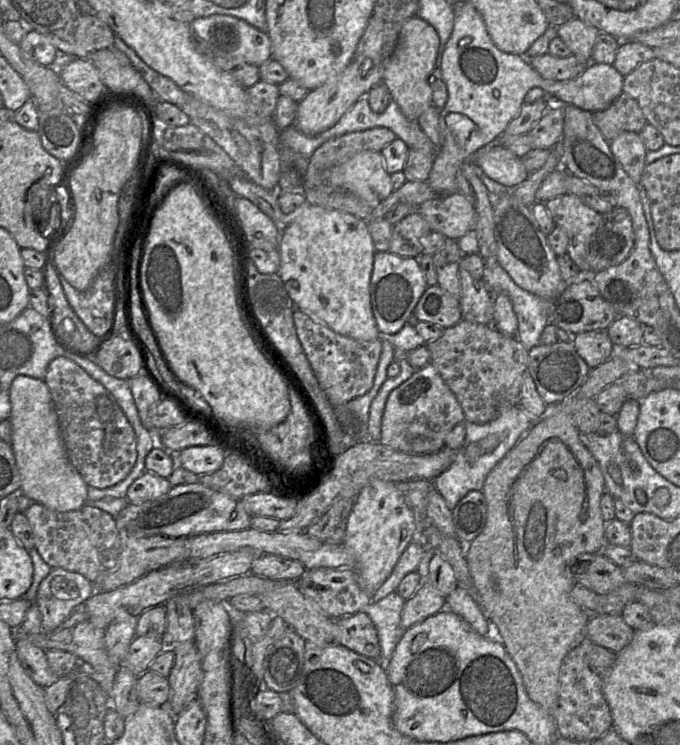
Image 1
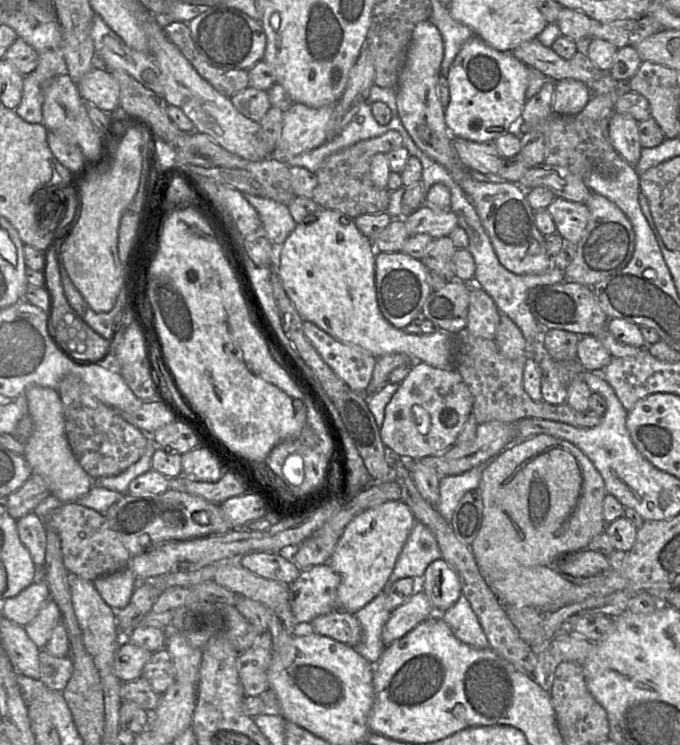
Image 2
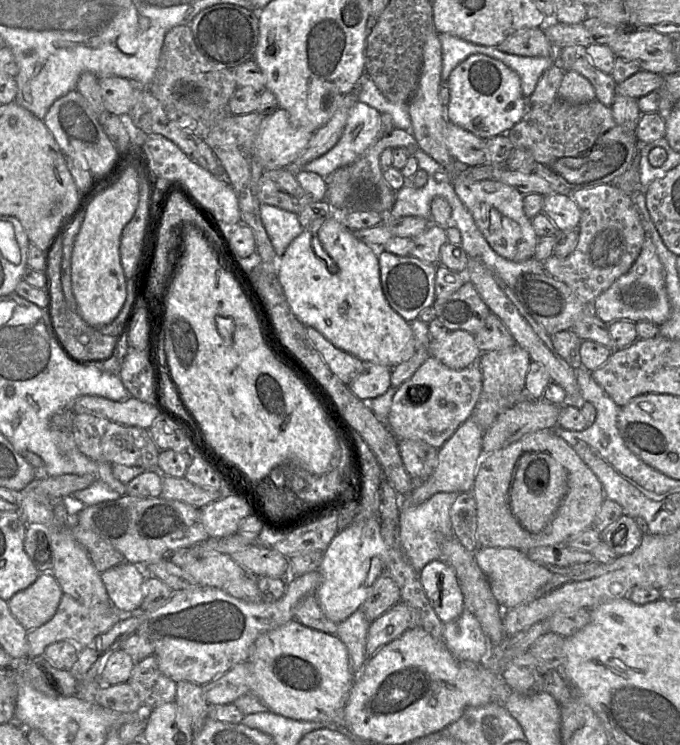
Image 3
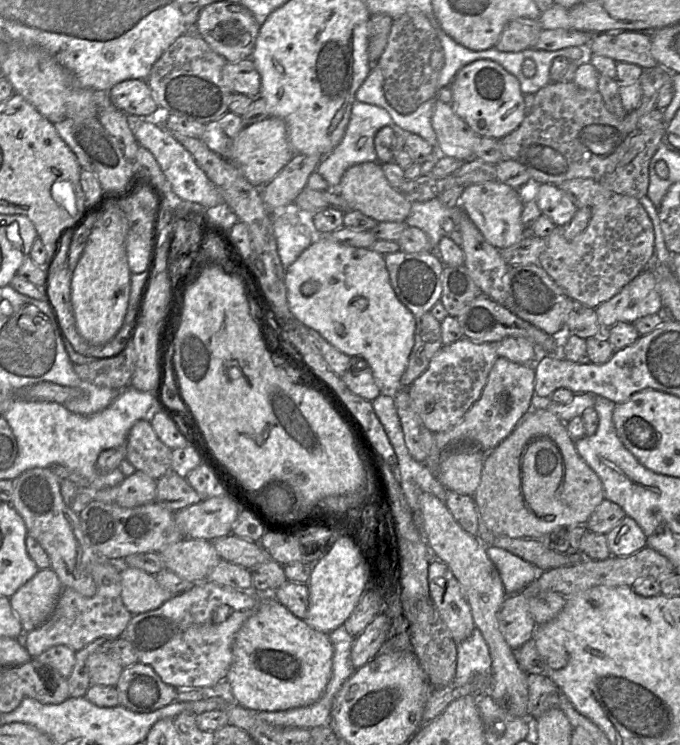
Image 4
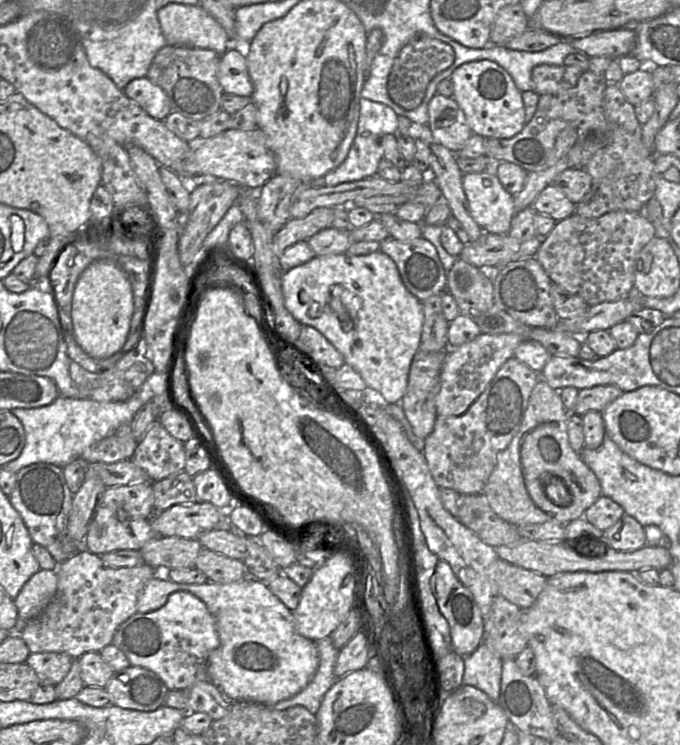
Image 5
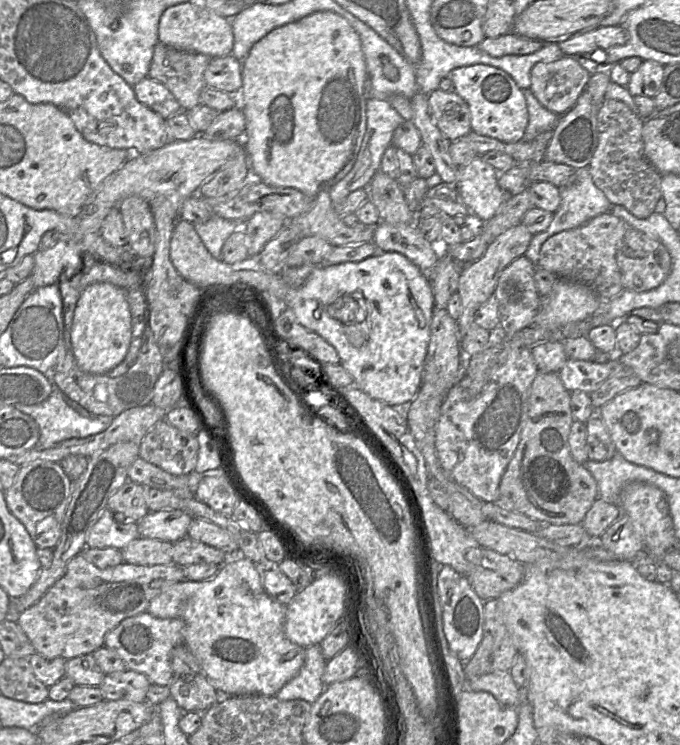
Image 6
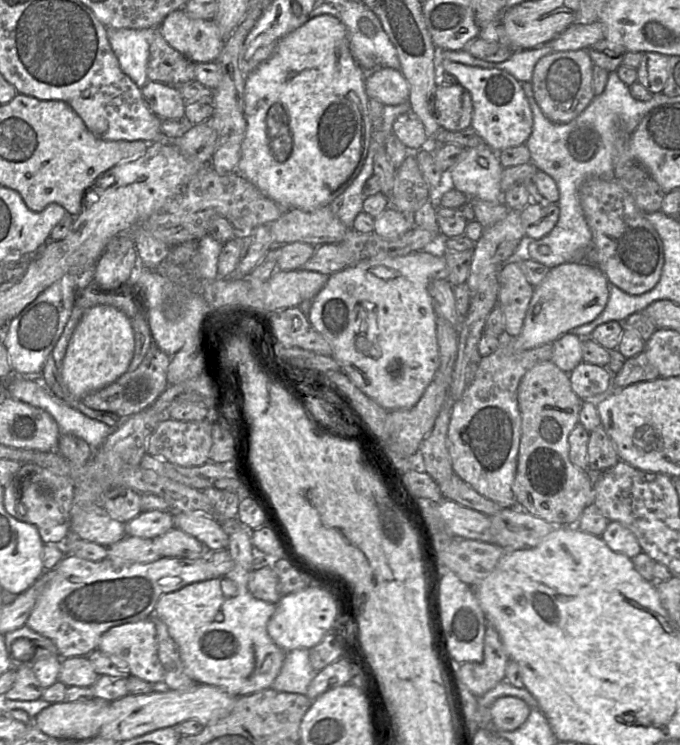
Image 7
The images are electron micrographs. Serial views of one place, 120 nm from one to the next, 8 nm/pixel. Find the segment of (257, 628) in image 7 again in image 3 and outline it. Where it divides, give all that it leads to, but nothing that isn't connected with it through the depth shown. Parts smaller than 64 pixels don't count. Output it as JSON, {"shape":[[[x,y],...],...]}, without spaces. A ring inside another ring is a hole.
{"shape":[[[123,562],[100,574],[111,604],[119,612],[137,612],[143,600],[146,572],[140,566]],[[293,619],[260,635],[247,660],[250,664],[249,688],[269,711],[299,721],[323,723],[325,728],[344,725],[344,710],[355,682],[350,666],[348,650],[336,636],[311,629]]]}

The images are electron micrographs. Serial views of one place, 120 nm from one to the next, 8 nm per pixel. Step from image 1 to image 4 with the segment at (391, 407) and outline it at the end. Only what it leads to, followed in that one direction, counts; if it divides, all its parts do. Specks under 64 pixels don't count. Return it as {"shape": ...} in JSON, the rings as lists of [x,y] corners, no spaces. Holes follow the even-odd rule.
{"shape":[[[462,338],[449,345],[443,345],[425,372],[408,387],[414,411],[425,427],[433,433],[438,433],[458,424],[481,396],[497,359],[496,343],[476,343]]]}

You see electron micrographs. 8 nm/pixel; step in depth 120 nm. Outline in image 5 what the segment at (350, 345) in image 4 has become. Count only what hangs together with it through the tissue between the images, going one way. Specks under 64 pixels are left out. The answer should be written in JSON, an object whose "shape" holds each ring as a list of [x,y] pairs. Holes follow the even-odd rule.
{"shape":[[[385,253],[314,256],[282,275],[284,305],[302,325],[318,330],[364,380],[369,392],[383,403],[397,403],[407,389],[412,360],[419,349],[424,321],[423,305],[405,287],[395,262]]]}

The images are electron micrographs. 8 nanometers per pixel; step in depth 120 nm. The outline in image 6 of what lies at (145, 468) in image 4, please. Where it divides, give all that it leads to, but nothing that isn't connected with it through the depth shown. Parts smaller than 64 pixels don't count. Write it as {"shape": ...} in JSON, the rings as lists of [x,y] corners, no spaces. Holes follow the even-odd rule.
{"shape":[[[163,419],[143,438],[139,457],[170,474],[186,475],[195,471],[198,452],[196,434],[181,431]]]}

